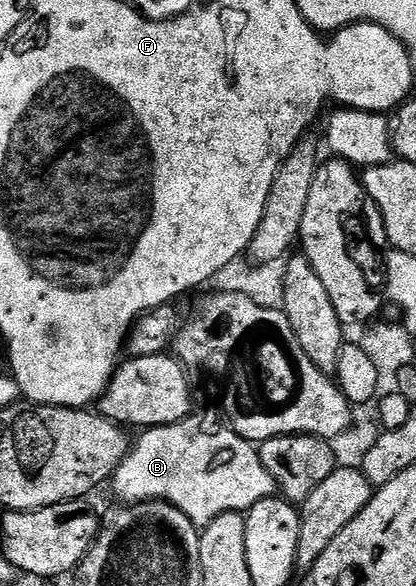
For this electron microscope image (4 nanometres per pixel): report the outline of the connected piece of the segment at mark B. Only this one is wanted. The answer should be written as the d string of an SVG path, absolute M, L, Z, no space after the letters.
M189 416L182 419L180 422L175 422L169 426L154 426L143 431L144 434L140 439L133 441L129 445L127 454L124 455L123 460L121 460L119 466L116 467L115 474L112 475L110 479L110 487L117 494L119 501L124 504L135 504L138 502L169 502L174 508L181 510L185 516L192 521L198 528L203 528L208 526L214 521L218 516L222 516L226 512L231 510L237 512L247 512L254 504L258 504L258 500L263 498L273 497L277 493L276 481L274 476L270 476L270 472L266 472L266 468L262 464L260 459L260 451L257 449L253 443L246 441L242 436L238 436L230 427L226 424L219 424L220 426L215 426L214 423L199 422L196 416Z

